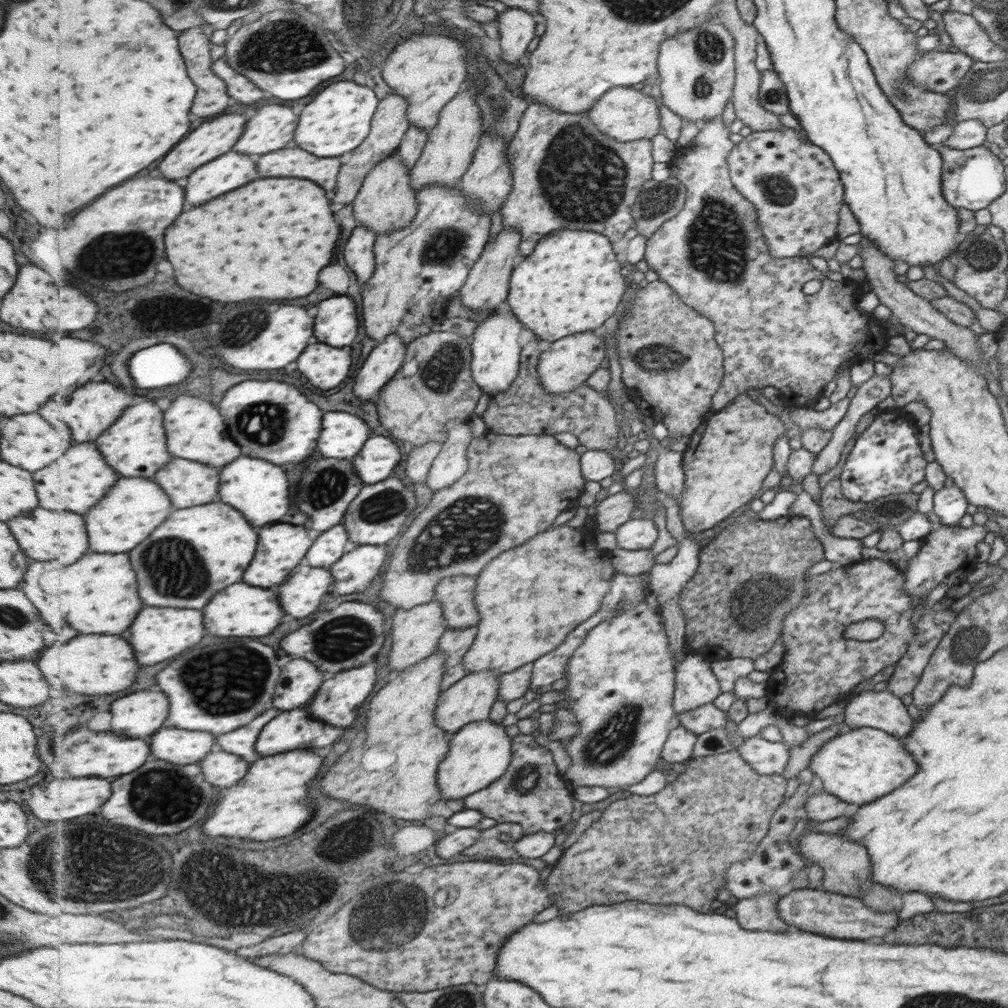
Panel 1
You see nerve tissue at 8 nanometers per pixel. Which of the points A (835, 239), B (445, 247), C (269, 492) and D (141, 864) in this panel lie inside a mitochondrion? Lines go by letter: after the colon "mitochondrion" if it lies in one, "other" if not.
A: other
B: mitochondrion
C: other
D: mitochondrion

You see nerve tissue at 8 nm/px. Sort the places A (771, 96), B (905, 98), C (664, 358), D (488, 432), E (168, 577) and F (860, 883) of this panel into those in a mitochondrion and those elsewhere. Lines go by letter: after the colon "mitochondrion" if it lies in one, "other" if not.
A: mitochondrion
B: mitochondrion
C: mitochondrion
D: other
E: mitochondrion
F: mitochondrion

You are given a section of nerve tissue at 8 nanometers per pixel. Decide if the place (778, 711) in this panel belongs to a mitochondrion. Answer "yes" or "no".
no

